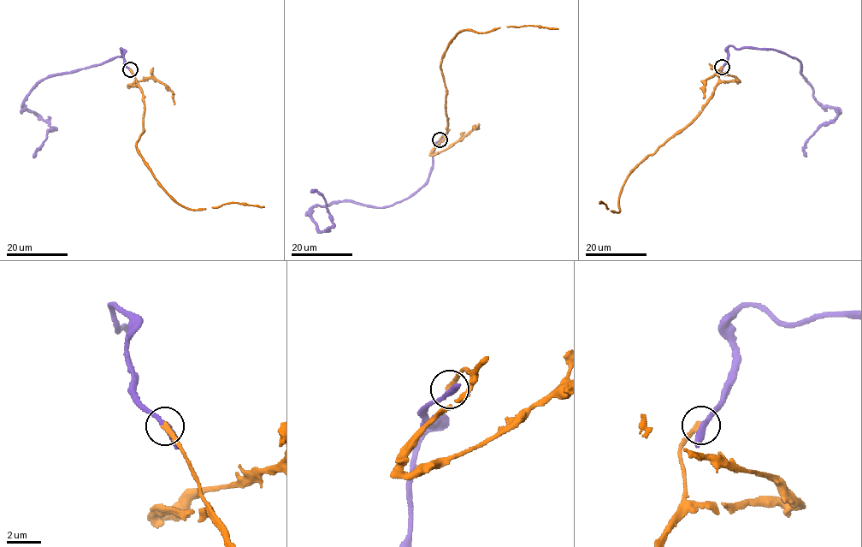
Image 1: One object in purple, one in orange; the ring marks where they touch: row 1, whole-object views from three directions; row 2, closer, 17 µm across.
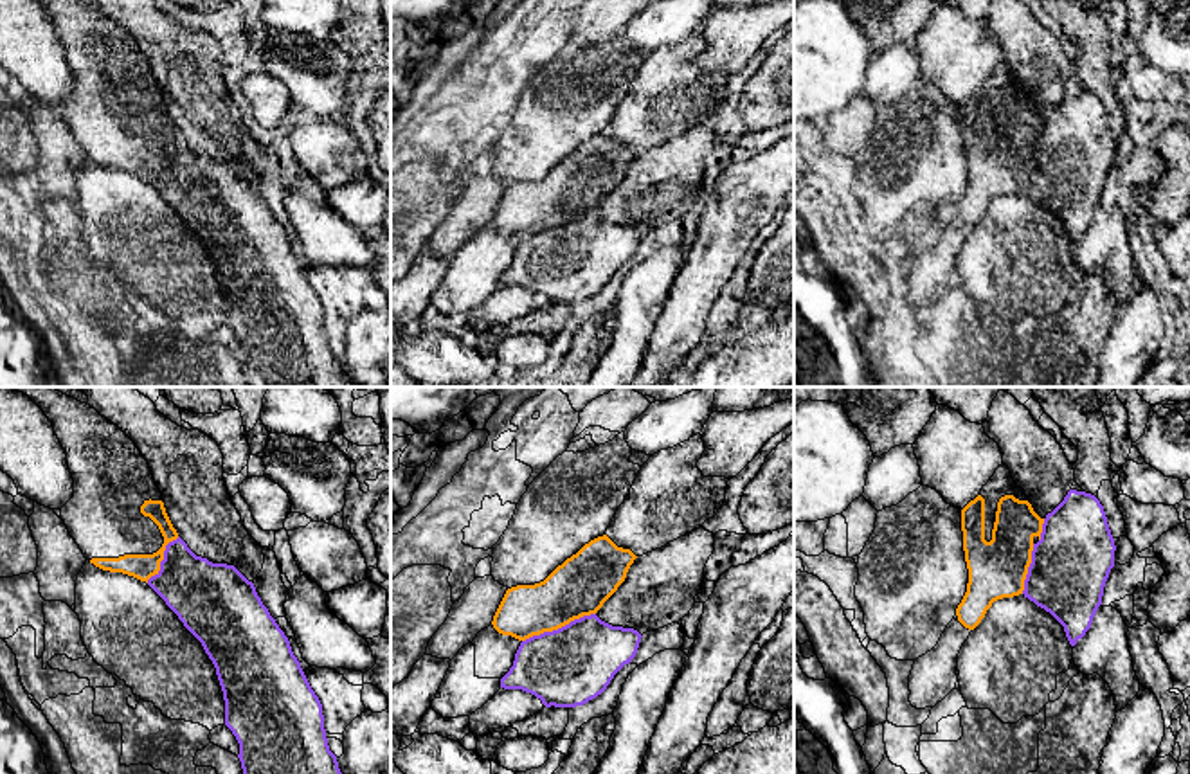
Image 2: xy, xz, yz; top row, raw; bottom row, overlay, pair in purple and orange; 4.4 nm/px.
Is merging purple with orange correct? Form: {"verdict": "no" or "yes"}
{"verdict": "no"}

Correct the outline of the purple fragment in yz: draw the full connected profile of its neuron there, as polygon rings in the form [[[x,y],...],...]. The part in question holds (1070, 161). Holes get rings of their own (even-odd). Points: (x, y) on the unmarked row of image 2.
[[[1069,86],[1044,115],[1023,191],[1064,223],[1071,243],[1102,202],[1114,148],[1104,103],[1091,90]]]

